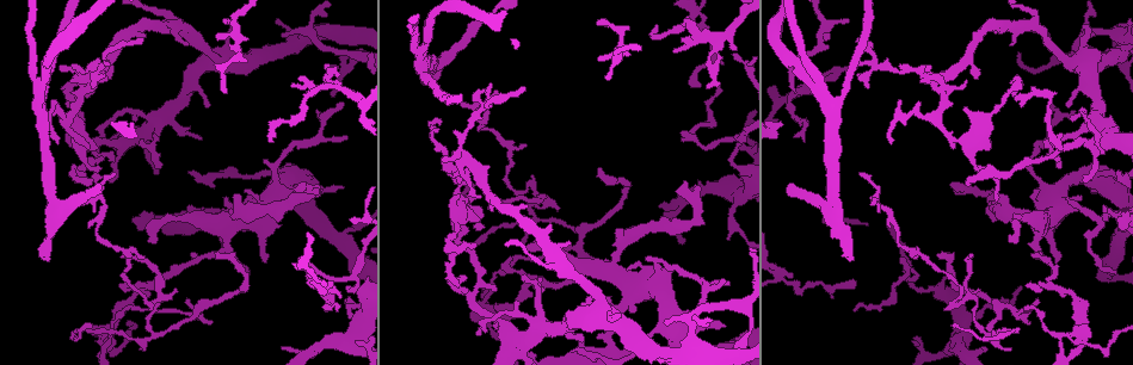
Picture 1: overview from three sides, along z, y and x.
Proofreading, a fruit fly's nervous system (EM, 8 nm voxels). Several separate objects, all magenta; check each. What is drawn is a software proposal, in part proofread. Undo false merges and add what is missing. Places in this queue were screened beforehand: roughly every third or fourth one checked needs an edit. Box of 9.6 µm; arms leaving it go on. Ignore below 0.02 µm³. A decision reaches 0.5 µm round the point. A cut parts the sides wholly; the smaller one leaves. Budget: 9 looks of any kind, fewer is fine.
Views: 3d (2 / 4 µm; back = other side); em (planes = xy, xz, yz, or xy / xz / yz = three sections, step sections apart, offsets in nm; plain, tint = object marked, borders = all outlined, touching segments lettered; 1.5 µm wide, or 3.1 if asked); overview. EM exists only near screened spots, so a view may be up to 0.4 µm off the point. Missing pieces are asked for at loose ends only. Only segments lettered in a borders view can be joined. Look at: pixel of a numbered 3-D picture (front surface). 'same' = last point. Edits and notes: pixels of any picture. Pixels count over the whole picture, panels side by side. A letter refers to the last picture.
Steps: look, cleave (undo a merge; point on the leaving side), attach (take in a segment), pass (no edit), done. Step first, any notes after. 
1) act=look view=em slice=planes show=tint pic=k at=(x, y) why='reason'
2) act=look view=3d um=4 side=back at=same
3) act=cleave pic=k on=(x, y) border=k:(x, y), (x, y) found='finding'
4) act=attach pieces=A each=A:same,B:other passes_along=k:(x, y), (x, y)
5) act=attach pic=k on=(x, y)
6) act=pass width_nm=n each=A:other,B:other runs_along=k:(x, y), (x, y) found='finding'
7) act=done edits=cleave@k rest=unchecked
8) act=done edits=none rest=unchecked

act=look view=3d um=4 pic=1 at=(44, 256) why='free end'

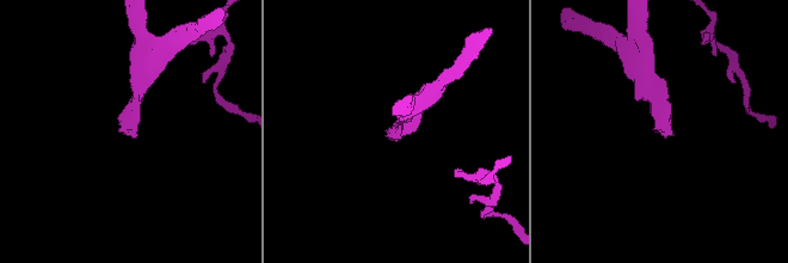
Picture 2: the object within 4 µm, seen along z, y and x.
act=look view=em slice=planes show=borders pic=2 at=(664, 135)

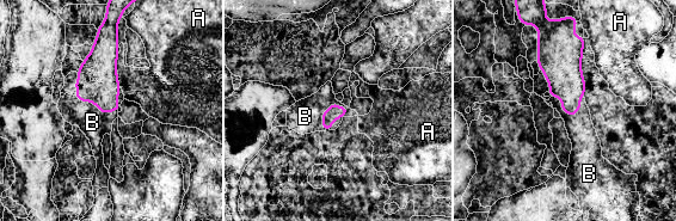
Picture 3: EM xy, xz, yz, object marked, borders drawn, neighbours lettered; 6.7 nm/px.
act=attach pieces=B each=A:other,B:same passes_along=3:(98, 83), (84, 100), (92, 122) found='it goes on there'

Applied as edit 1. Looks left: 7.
act=look view=overview why='see it whole again'

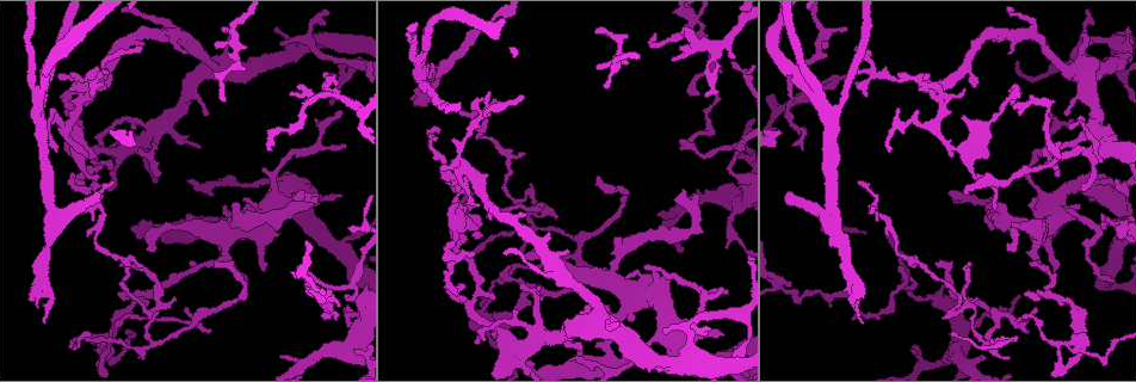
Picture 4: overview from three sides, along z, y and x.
act=look view=em slice=planes show=borders pic=4 at=(704, 94)

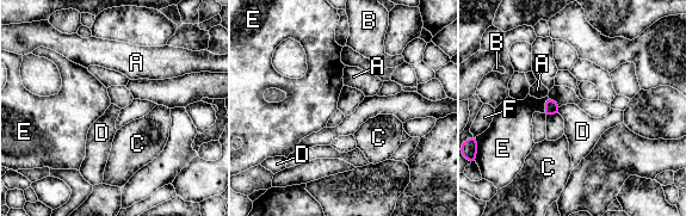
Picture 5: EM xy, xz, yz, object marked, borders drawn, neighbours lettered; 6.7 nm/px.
act=pass width_nm=90 longest_contact=E:120nm each=A:other,B:other,C:other,D:other,E:other,F:other found='none of them fits'

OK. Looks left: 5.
act=look view=em slice=yz step=8 show=borders pic=4 at=(970, 304)

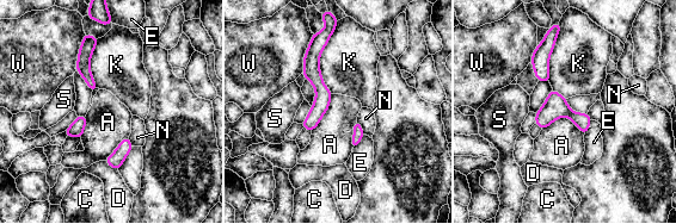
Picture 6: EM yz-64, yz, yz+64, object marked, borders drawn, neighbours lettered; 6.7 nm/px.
act=pass each=A:other,C:other,D:other,E:other,K:other,N:other,S:other,W:other runs_along=6:(319, 48), (311, 126) found='all the same neuron'

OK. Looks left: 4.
act=look view=3d um=2 pic=4 at=(688, 328) why='abrupt turn'

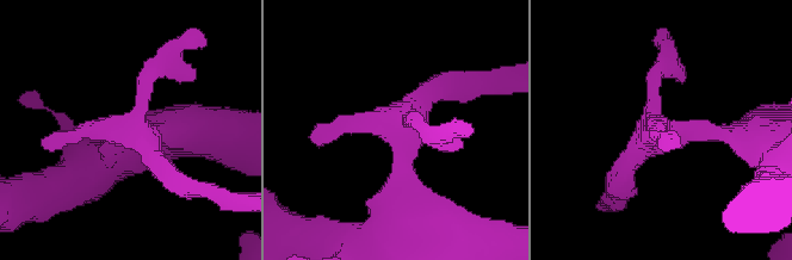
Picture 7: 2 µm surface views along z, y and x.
act=look view=em slice=planes show=tint pic=7 at=(398, 126)

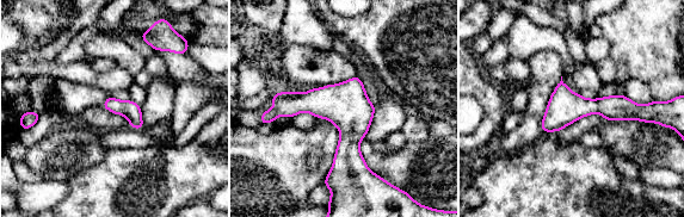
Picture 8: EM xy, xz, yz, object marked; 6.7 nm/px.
act=look view=em slice=planes show=borders at=same

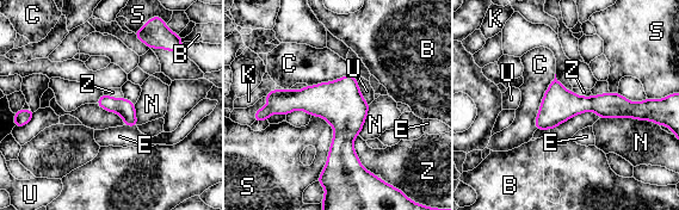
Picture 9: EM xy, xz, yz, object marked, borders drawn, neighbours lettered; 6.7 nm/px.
act=pass each=B:other,C:other,E:other,K:other,N:other,S:other,U:other,Z:other border=9:(312, 115), (333, 130), (315, 180) found='all the same neuron'

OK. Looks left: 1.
act=done edits=attach@3 rest=unchecked

